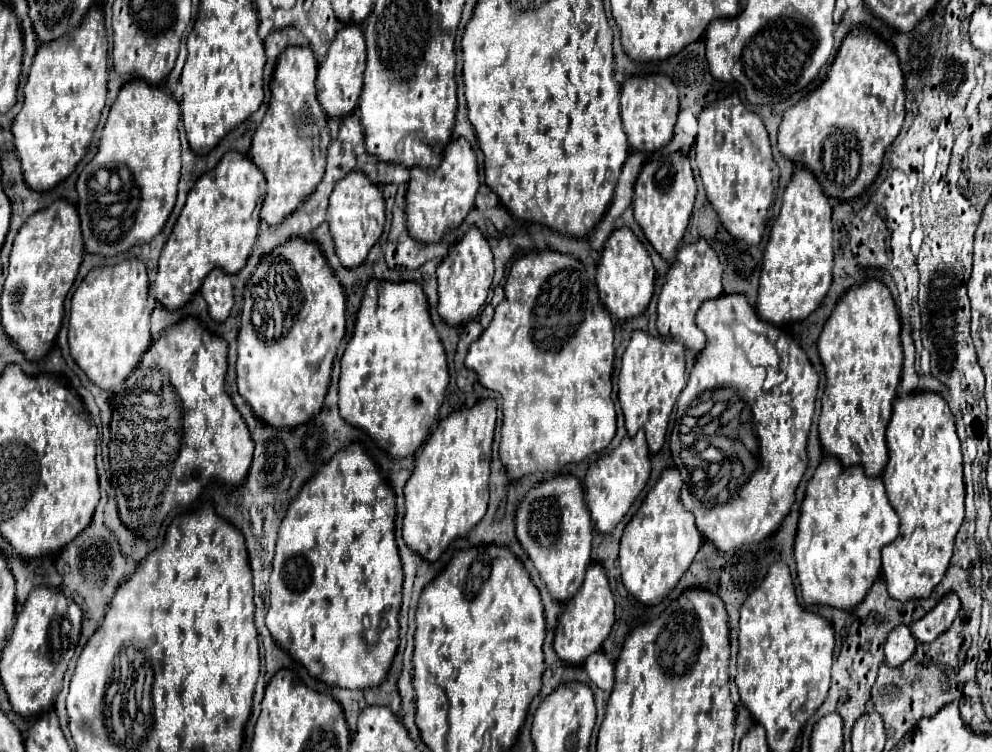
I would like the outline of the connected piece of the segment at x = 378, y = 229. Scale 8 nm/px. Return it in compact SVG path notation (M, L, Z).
M352 171L352 175L346 175L334 187L330 197L330 207L328 207L328 225L334 239L336 255L340 257L340 263L346 269L354 269L366 259L372 245L380 239L384 231L384 223L386 219L384 219L382 191L374 183L370 183L366 175L362 175L360 171Z

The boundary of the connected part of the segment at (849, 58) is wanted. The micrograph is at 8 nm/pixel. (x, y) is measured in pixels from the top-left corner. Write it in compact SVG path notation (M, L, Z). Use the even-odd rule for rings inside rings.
M850 31L830 67L828 79L784 113L778 131L780 153L814 173L832 199L860 197L876 179L890 143L904 123L904 75L896 53L872 31Z

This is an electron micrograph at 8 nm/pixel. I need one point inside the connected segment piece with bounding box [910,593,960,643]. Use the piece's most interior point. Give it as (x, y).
(932, 625)

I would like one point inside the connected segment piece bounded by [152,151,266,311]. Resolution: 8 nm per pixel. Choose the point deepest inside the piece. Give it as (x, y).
(217, 229)

